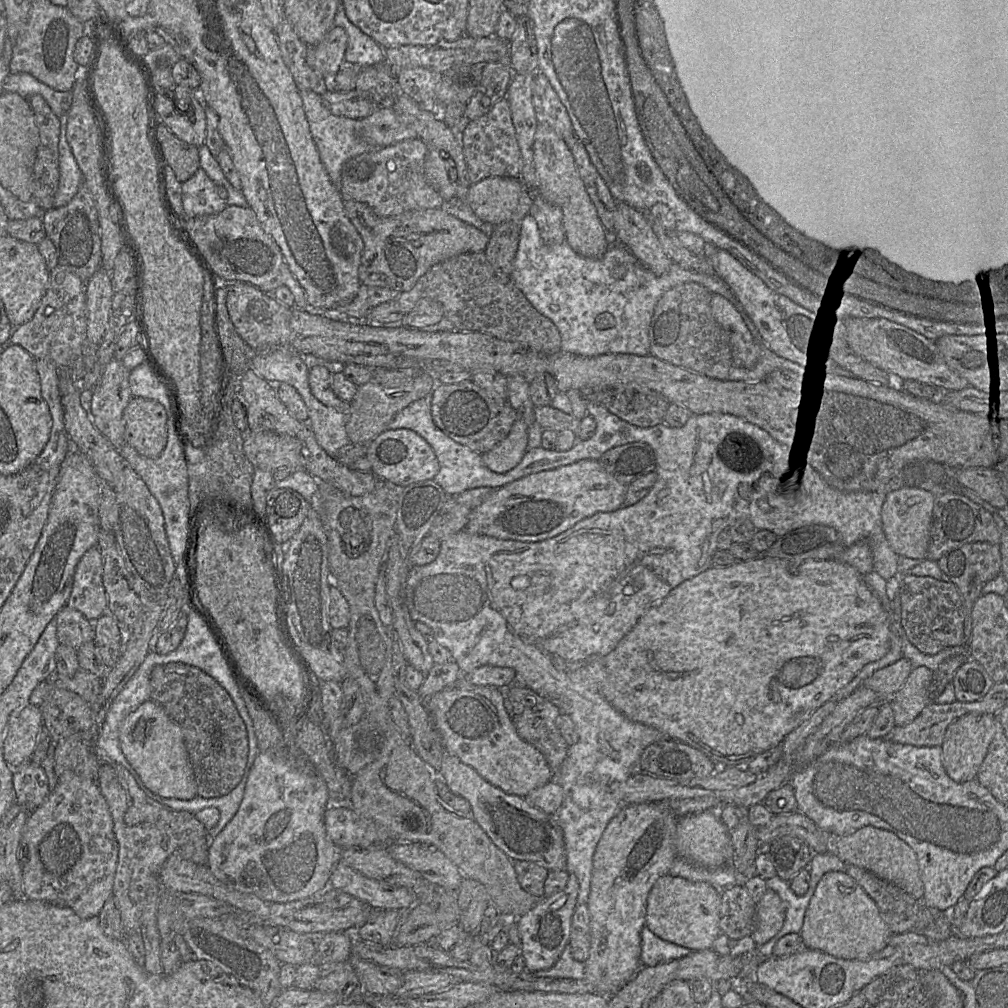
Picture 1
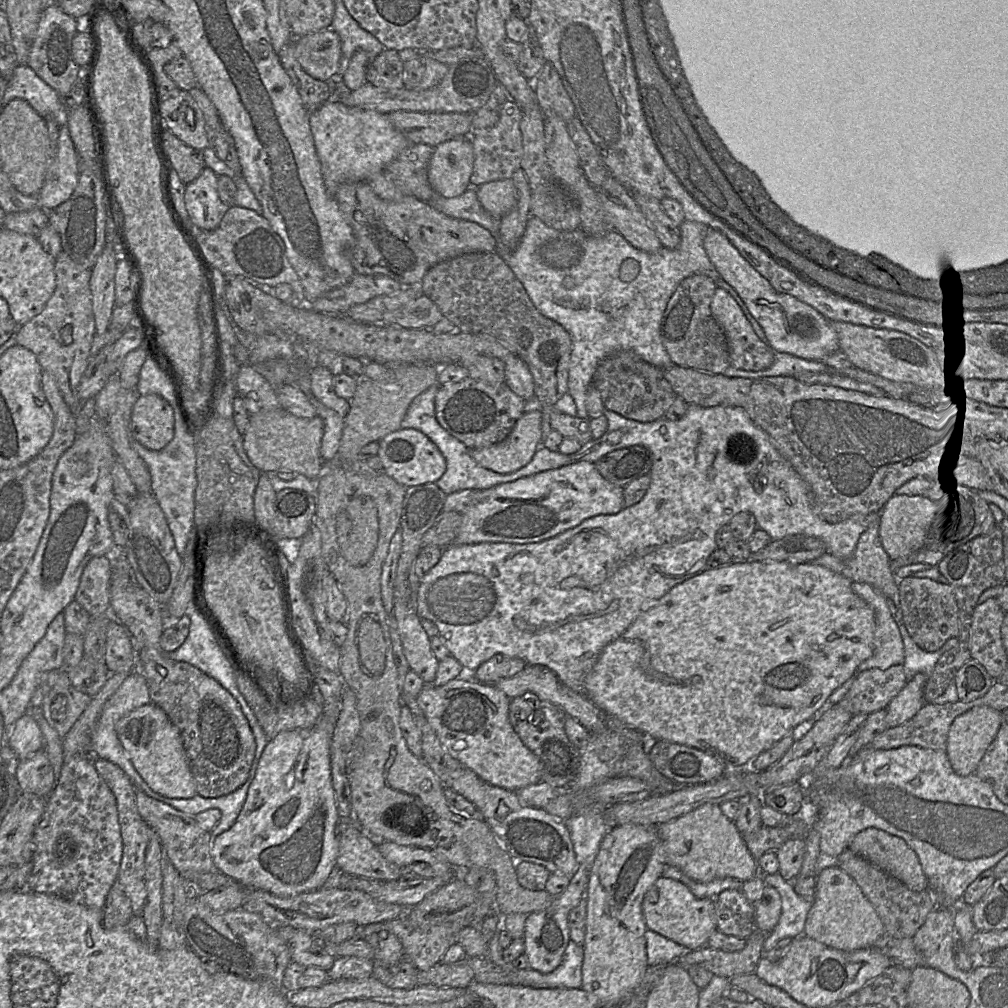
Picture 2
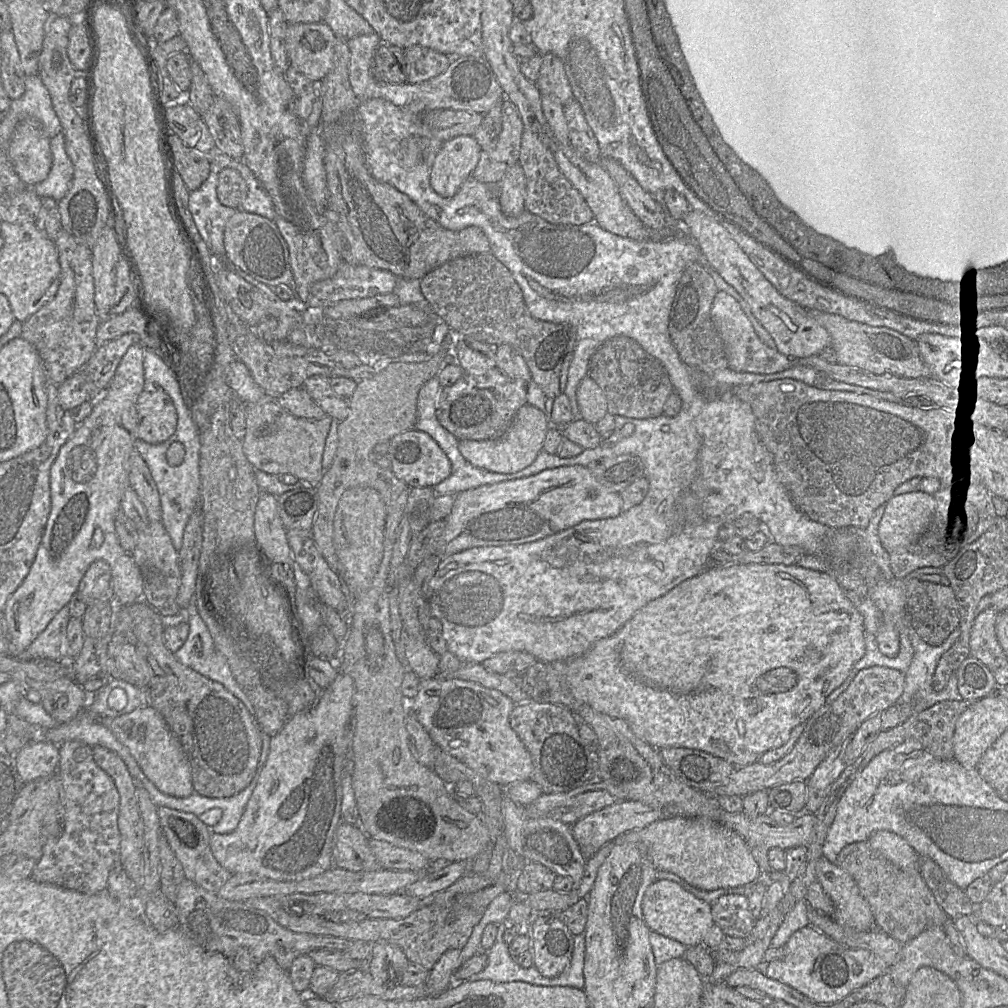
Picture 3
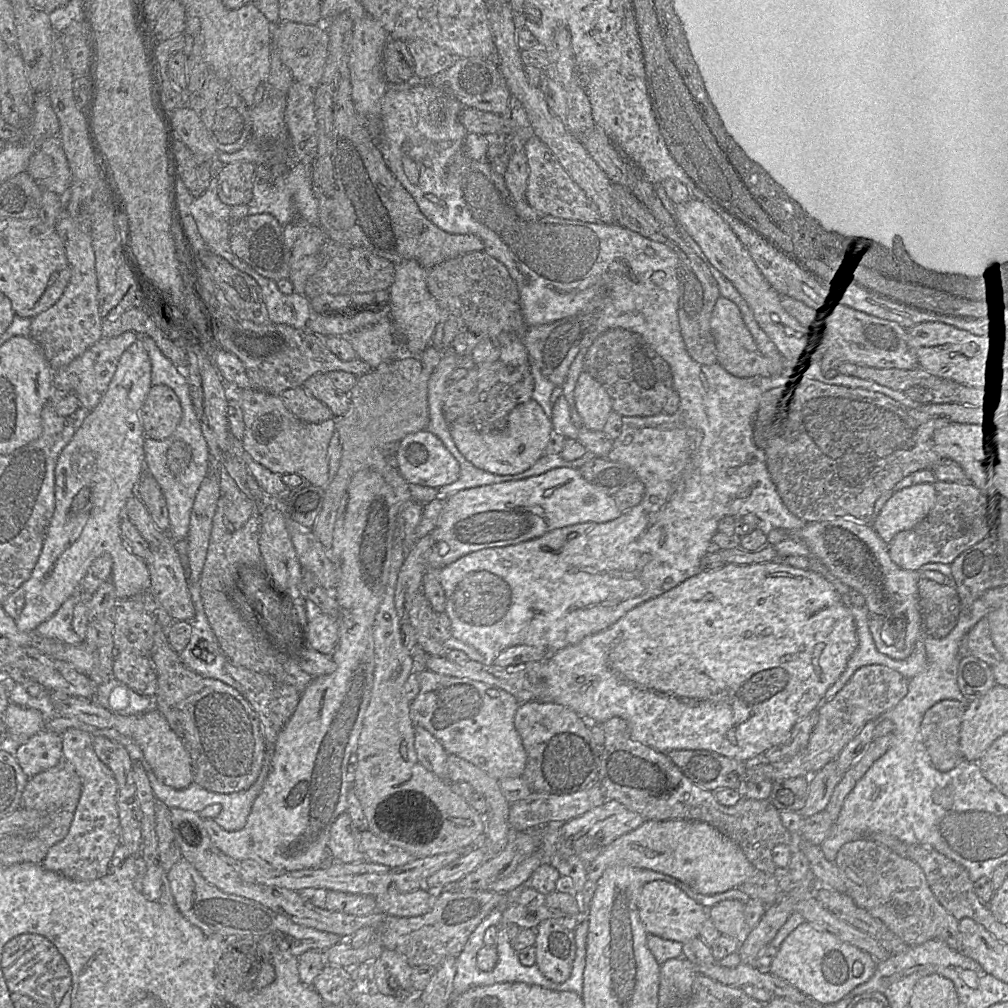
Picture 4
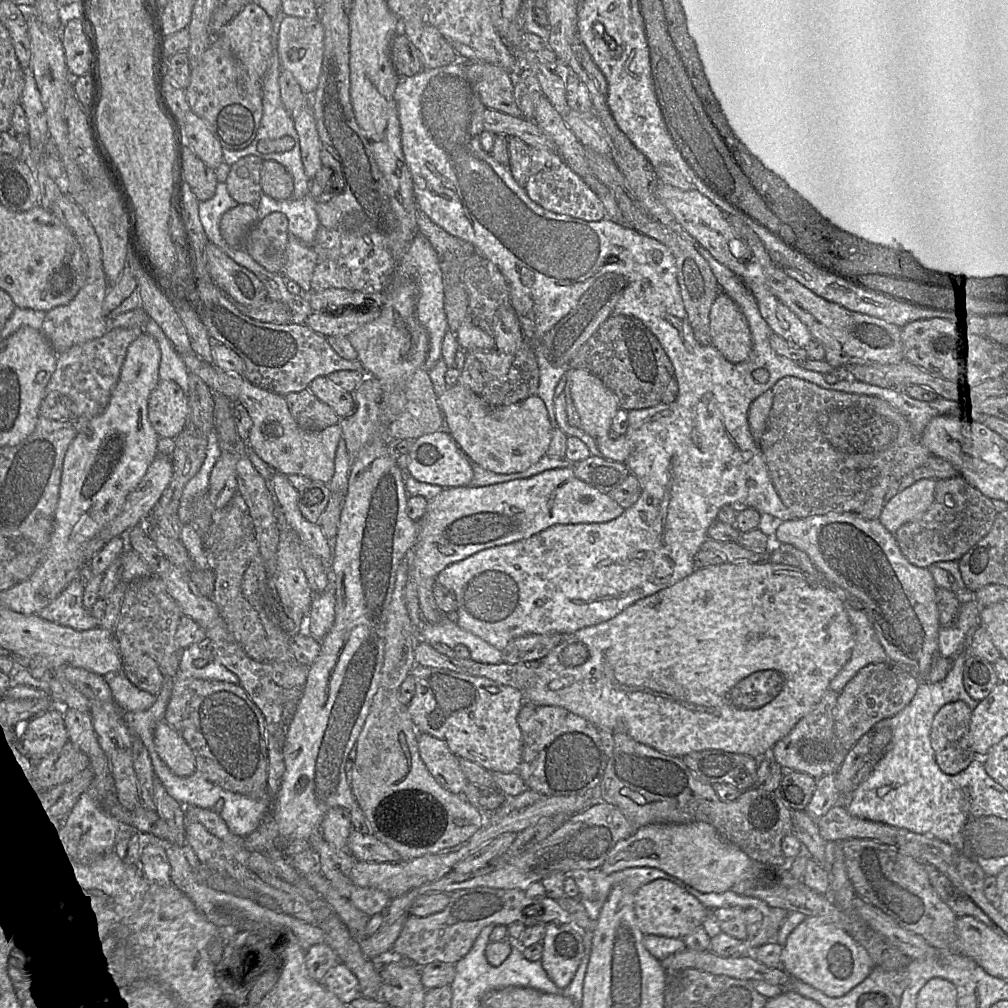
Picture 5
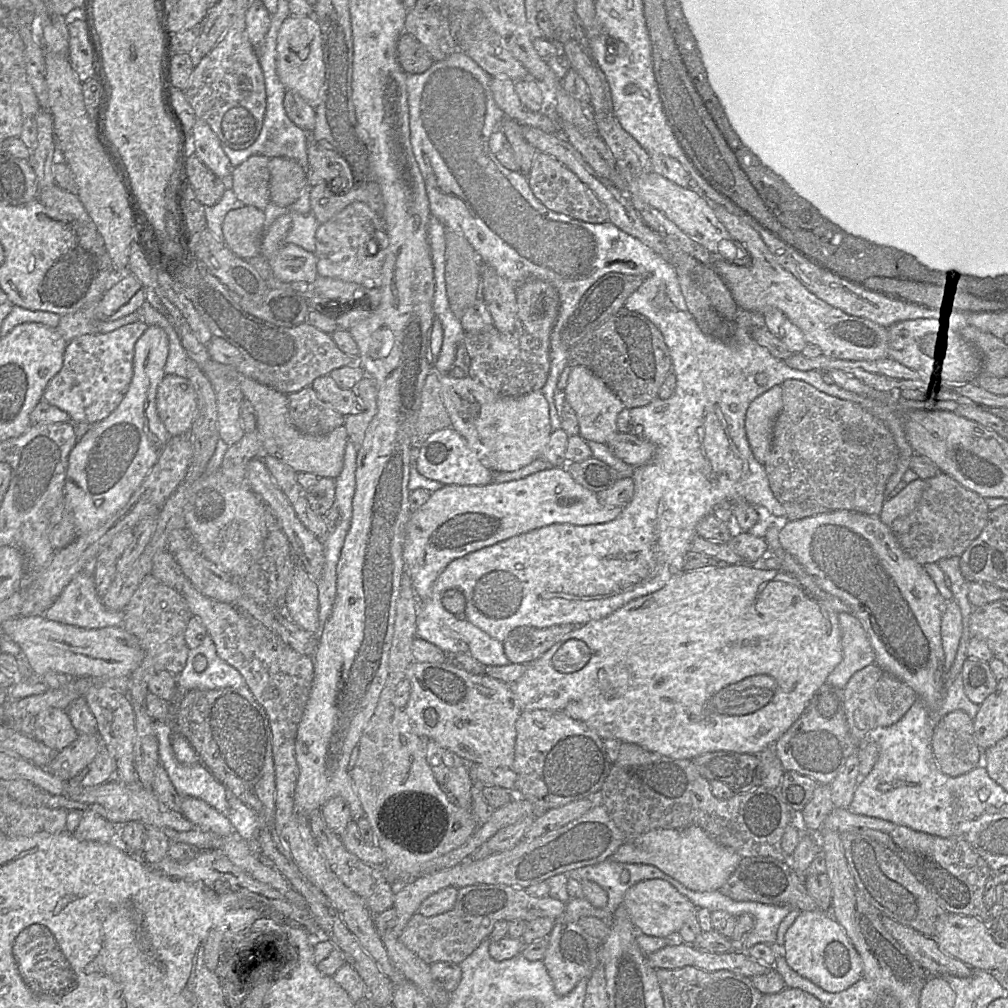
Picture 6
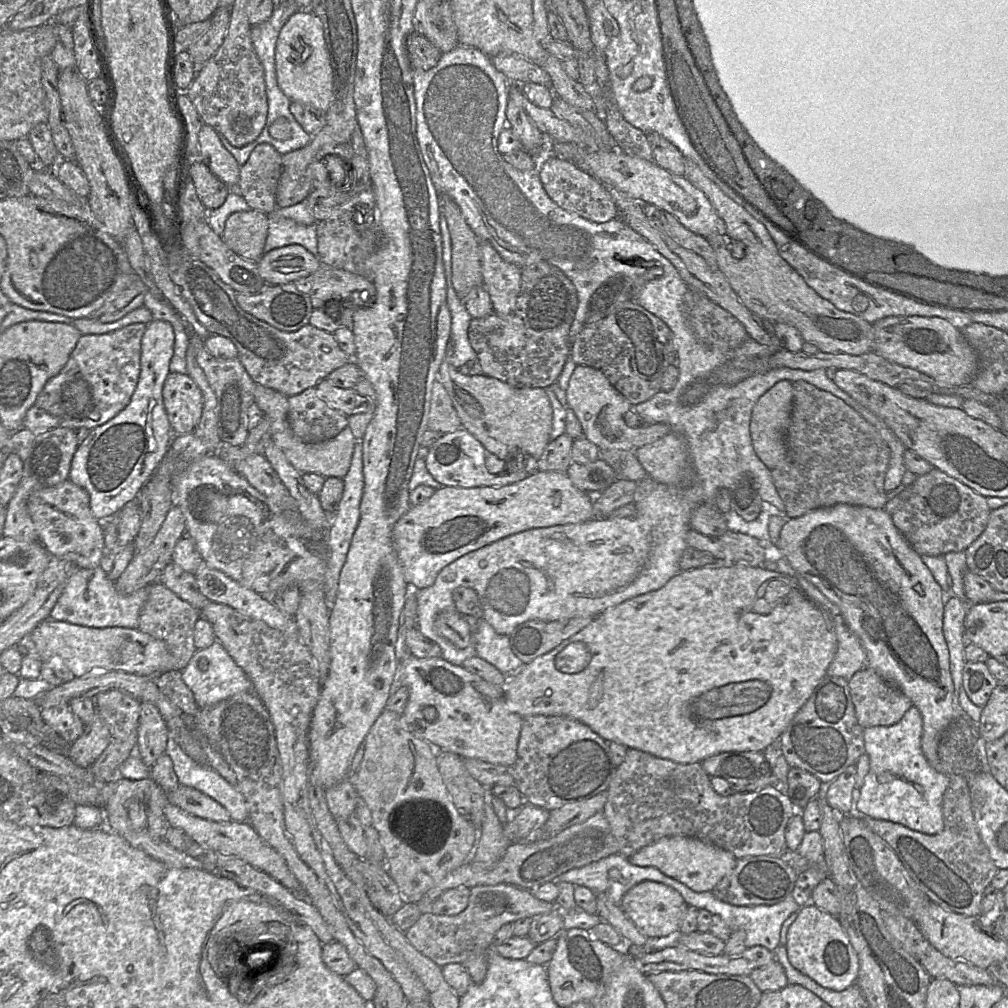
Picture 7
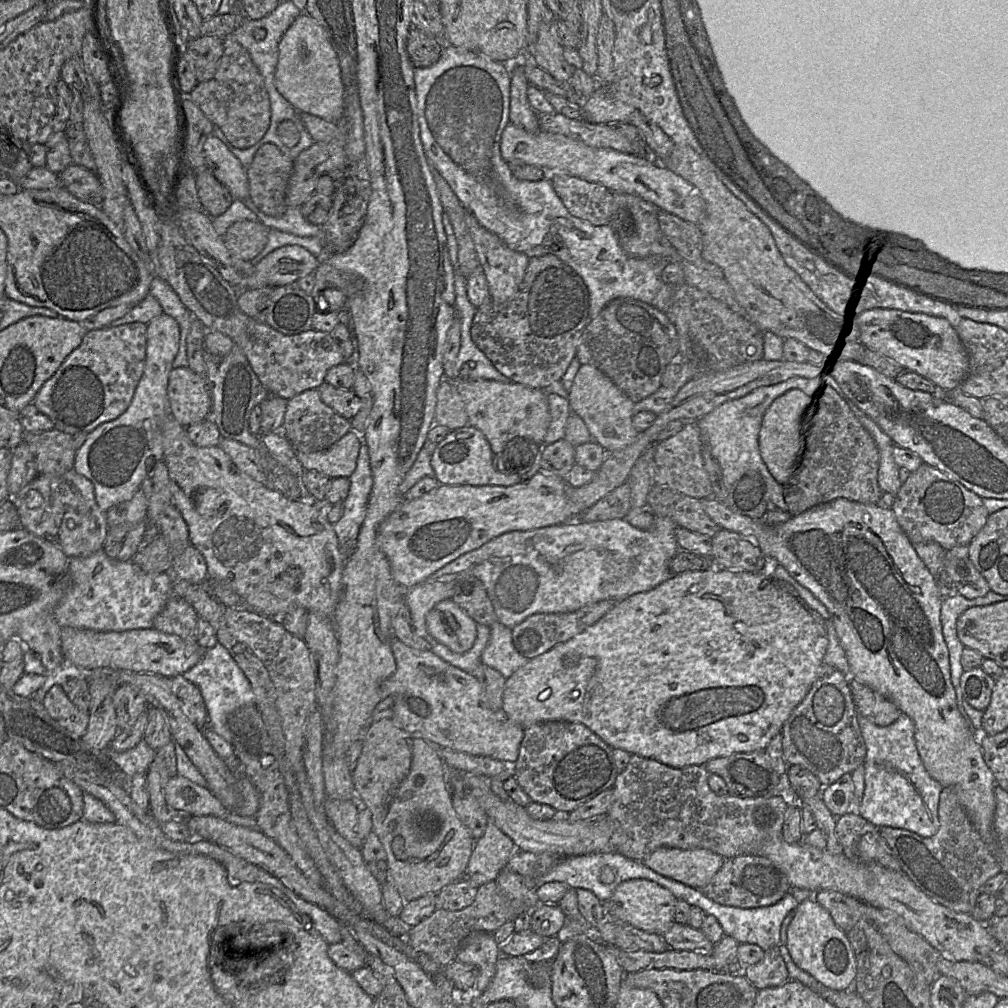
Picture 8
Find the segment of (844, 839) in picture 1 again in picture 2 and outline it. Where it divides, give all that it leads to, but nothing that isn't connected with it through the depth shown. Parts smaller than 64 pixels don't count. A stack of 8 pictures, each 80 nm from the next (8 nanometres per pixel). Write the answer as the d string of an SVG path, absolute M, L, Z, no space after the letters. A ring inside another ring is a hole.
M867 828L853 838L848 849L900 880L912 891L921 892L928 888L918 856L898 836Z

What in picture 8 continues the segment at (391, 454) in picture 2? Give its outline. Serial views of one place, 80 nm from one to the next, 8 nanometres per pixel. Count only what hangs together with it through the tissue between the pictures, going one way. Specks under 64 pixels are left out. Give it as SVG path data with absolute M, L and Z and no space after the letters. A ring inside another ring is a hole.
M469 425L451 431L442 441L440 441L431 456L430 464L439 484L511 486L521 483L541 471L541 452L542 448L535 455L532 467L525 473L501 473L493 466L493 459L495 457L496 468L501 469L501 466L498 463L499 456L495 456L486 436L478 428Z

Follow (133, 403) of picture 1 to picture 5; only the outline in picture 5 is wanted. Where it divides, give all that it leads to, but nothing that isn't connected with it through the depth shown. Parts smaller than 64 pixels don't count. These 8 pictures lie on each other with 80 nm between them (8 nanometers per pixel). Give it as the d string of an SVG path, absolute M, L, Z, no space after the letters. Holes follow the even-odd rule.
M159 380L148 399L148 419L159 438L178 436L189 420L189 400L171 380Z

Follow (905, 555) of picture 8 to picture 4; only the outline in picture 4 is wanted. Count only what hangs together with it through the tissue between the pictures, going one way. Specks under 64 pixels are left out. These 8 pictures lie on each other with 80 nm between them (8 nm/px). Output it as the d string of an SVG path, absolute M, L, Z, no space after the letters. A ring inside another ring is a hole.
M836 518L806 522L802 529L794 532L772 529L767 538L771 545L788 538L802 540L833 577L864 596L877 650L895 660L904 660L912 653L916 642L924 635L918 607L918 582L922 576L919 571L901 569L892 561L890 545L879 537L872 525Z

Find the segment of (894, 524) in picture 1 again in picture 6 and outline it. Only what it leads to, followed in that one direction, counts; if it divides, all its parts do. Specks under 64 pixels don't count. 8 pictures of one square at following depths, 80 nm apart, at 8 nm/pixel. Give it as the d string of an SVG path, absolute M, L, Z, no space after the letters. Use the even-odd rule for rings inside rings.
M921 478L908 483L896 496L884 501L879 519L887 526L902 516L910 514L918 505L925 481Z

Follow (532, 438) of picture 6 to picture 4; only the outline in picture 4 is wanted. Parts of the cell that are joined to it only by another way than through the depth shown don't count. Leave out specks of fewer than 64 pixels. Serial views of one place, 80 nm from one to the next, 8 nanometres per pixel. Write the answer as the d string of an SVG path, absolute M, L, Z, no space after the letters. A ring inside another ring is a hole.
M530 399L509 413L503 430L482 431L473 424L457 420L450 424L450 429L460 453L475 467L497 475L513 475L529 469L545 454L554 427L542 406Z

